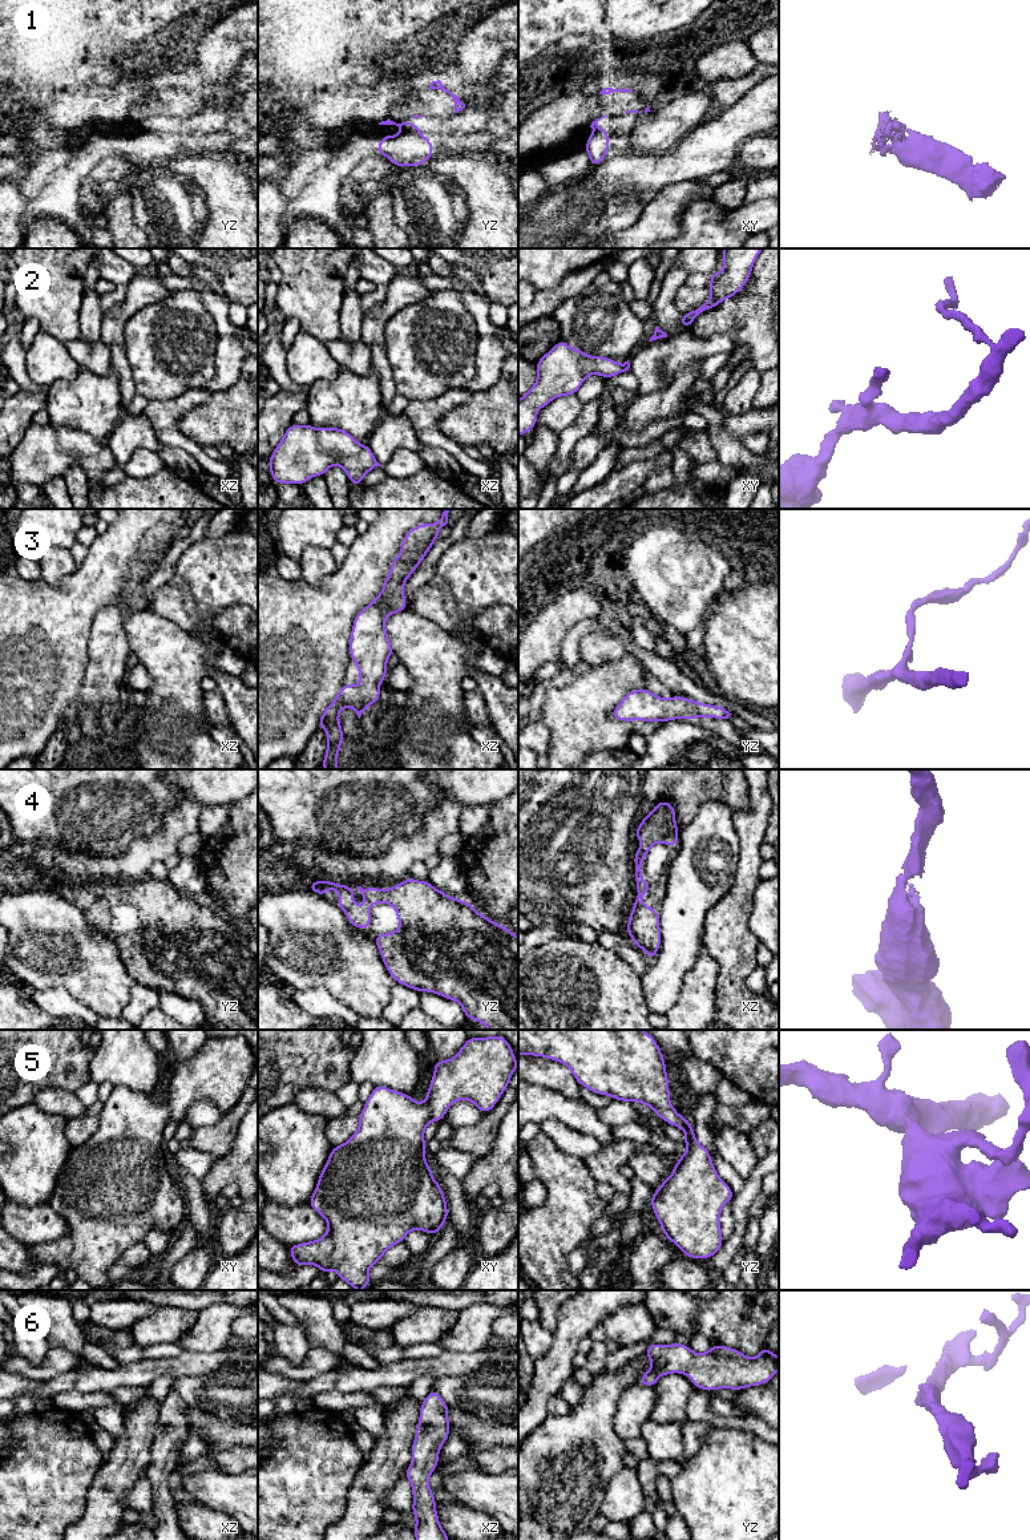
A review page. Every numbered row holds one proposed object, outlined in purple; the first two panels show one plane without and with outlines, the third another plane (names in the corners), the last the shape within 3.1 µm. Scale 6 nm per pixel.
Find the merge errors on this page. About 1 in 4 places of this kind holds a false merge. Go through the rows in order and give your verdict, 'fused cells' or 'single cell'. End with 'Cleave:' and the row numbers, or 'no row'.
1: fused cells
2: single cell
3: single cell
4: single cell
5: single cell
6: single cell
Cleave: 1

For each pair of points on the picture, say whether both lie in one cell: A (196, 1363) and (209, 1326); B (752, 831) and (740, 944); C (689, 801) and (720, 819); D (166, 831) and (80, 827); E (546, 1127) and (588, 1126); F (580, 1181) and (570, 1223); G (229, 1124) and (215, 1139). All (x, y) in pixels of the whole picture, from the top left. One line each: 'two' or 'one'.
A: two
B: one
C: two
D: two
E: two
F: one
G: one

